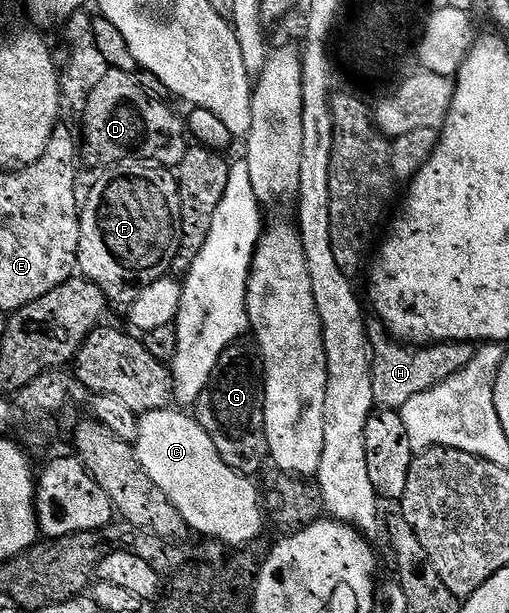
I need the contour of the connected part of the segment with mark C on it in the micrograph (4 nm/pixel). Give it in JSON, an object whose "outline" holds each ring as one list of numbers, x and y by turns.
{"outline":[[173,406,140,413,137,417,135,449,139,466,170,499,171,505,175,506,175,510,185,520,186,529,193,531,194,528,199,535,205,536,204,538,234,546,249,546,245,544,251,543,260,534,261,500,257,497,256,486,252,484,254,481,242,473,237,473,224,462,215,448,215,442,193,414]]}

